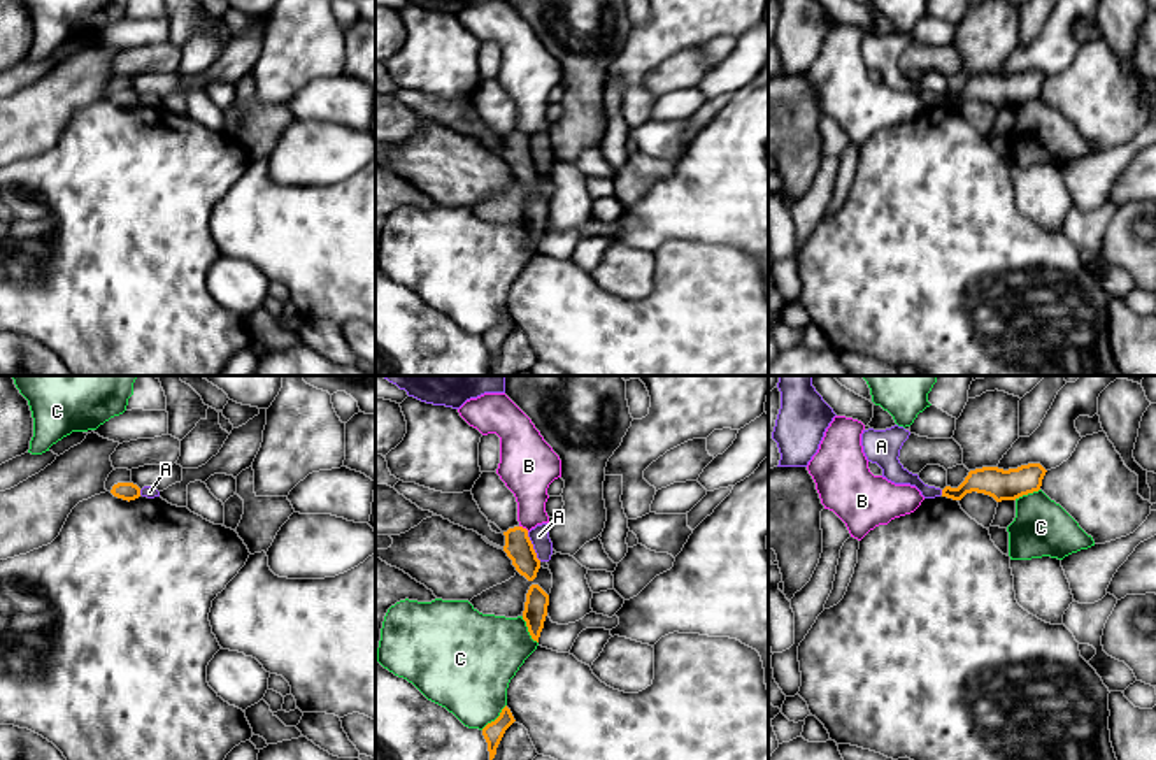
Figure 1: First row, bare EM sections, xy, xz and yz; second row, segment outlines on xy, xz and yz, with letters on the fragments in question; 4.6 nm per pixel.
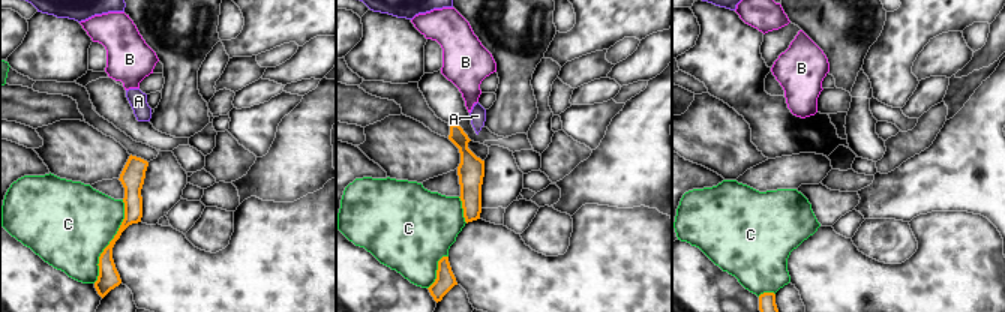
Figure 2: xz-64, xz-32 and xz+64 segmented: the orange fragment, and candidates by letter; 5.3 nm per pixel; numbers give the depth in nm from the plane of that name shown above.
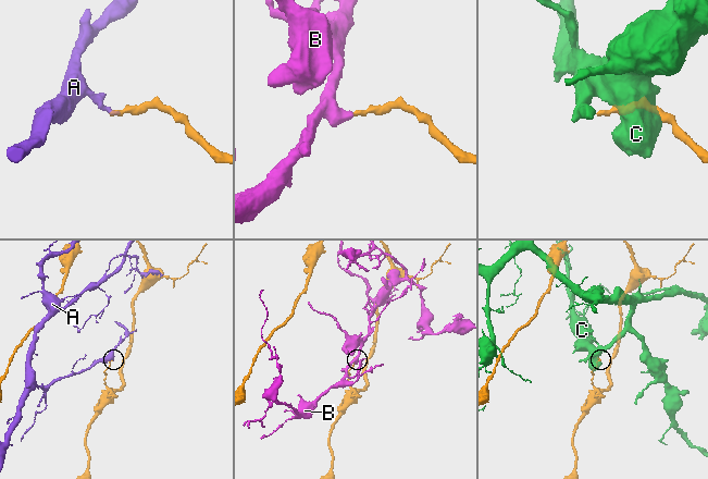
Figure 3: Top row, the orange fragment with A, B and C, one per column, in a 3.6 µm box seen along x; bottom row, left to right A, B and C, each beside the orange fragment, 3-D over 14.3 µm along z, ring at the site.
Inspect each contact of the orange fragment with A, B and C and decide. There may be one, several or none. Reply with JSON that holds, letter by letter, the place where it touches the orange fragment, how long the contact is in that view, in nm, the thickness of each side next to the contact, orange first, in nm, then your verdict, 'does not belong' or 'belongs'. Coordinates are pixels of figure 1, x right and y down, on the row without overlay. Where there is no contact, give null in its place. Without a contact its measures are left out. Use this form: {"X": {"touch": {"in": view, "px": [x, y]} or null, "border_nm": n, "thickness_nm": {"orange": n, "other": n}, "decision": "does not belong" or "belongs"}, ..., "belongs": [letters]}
{"A": {"touch": {"in": "xz", "px": [532, 153]}, "border_nm": 150, "thickness_nm": {"orange": 130, "other": 90}, "decision": "does not belong"}, "B": {"touch": {"in": "xz", "px": [525, 136]}, "border_nm": 50, "thickness_nm": {"orange": 130, "other": 220}, "decision": "does not belong"}, "C": {"touch": {"in": "xz", "px": [528, 237]}, "border_nm": 150, "thickness_nm": {"orange": 110, "other": 360}, "decision": "does not belong"}, "belongs": []}

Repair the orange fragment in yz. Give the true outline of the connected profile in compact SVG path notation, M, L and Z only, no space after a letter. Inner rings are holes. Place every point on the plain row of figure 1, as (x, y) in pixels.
M1028 70L1009 77L982 74L970 77L958 95L945 93L942 104L961 107L967 100L977 98L993 104L996 109L1016 107L1038 98L1045 79L1040 70Z

